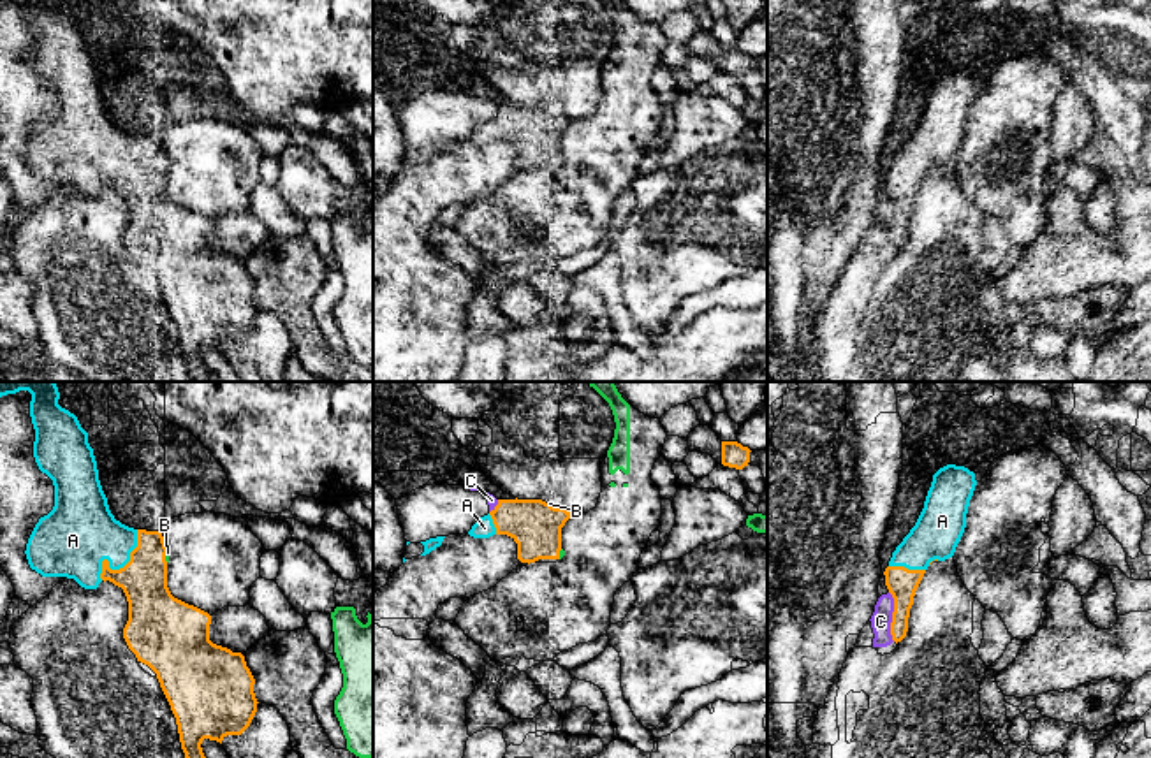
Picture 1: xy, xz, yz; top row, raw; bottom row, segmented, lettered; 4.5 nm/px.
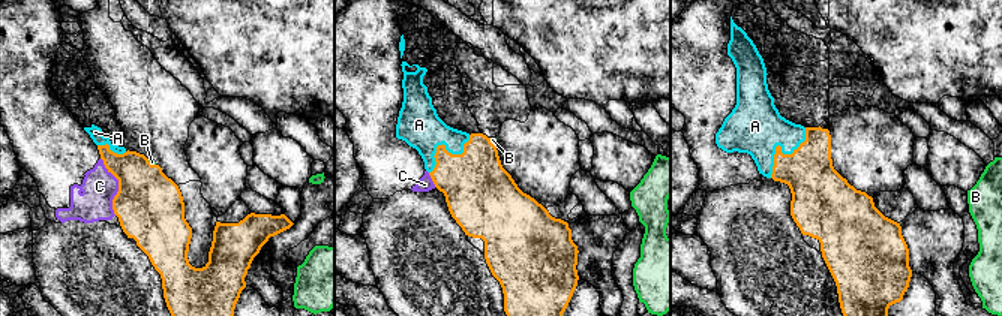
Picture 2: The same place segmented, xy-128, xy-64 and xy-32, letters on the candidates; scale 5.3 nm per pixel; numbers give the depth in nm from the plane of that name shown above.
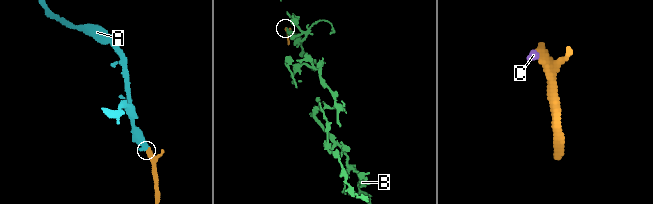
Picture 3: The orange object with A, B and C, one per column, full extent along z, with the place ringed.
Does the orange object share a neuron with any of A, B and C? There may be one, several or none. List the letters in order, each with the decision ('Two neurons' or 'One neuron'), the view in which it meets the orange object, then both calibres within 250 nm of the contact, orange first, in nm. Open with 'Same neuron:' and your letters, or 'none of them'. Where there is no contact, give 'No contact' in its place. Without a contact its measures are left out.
Same neuron: A
A: One neuron. Touches orange in xy. Thickness 220 nm (orange) against 320 nm
B: Two neurons. Touches orange in xy. Thickness 220 nm (orange) against 20 nm
C: Two neurons. Touches orange in yz. Thickness 140 nm (orange) against 100 nm

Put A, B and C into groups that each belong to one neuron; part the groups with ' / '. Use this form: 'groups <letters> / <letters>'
groups A / B / C

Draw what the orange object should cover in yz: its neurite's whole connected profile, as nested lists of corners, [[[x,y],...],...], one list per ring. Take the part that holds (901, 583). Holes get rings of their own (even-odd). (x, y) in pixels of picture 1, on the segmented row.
[[[947,464],[933,475],[924,508],[892,552],[885,568],[885,586],[894,598],[892,640],[906,637],[915,591],[933,561],[954,556],[966,528],[966,514],[977,480],[964,466]]]

